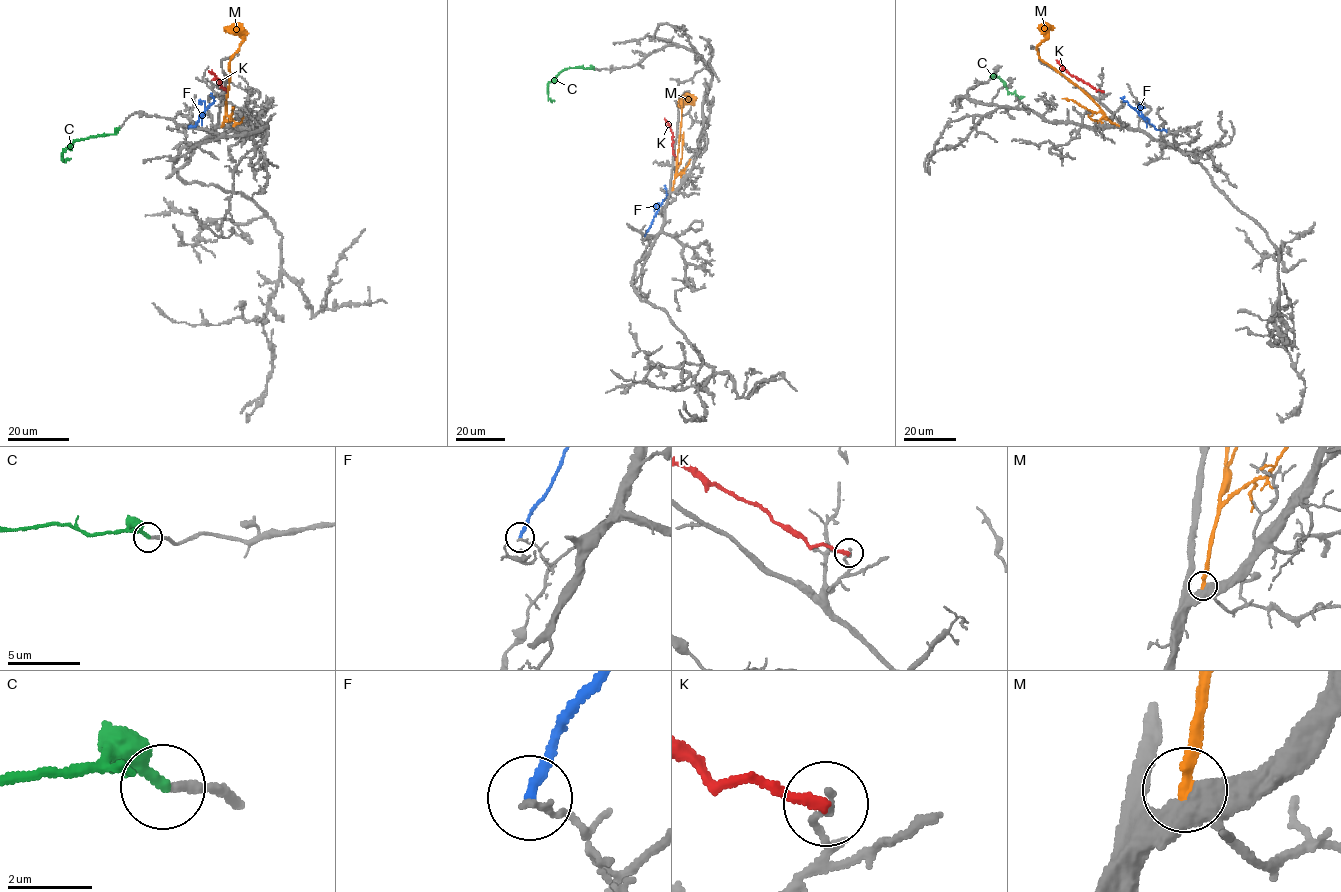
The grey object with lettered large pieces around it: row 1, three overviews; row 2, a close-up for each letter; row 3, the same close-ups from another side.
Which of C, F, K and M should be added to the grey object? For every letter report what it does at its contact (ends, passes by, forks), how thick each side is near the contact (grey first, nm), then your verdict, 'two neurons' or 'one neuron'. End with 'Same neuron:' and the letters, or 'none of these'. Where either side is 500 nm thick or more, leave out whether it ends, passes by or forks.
C: it ends there; 240 nm thick on the grey side, 280 nm on the other; one neuron
F: it ends there; 120 nm thick on the grey side, 220 nm on the other; two neurons
K: it ends there; 140 nm thick on the grey side, 260 nm on the other; two neurons
M: it ends there; 400 nm thick on the grey side, 280 nm on the other; two neurons
Same neuron: C

